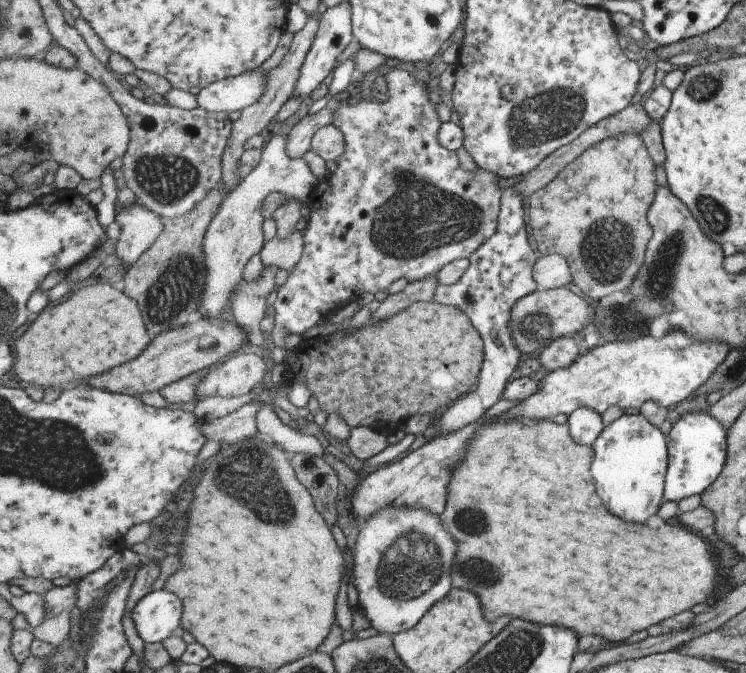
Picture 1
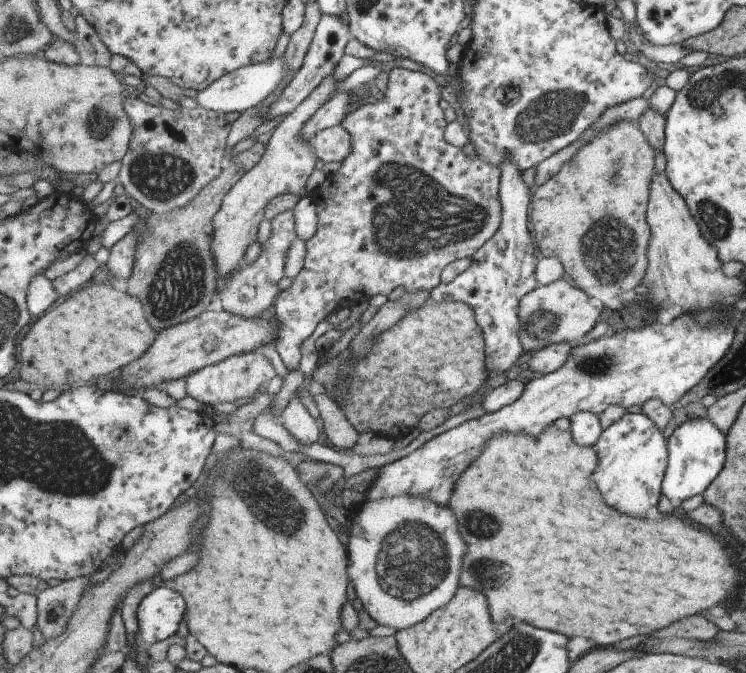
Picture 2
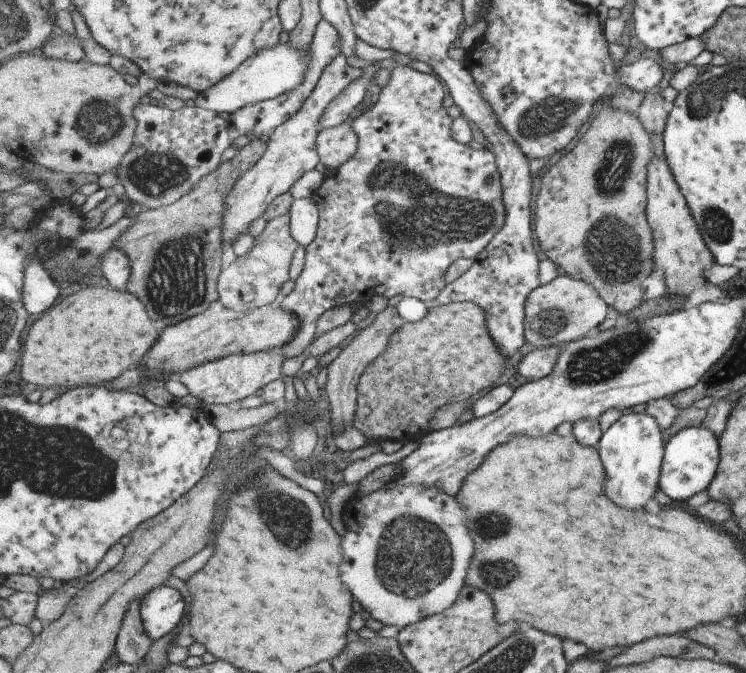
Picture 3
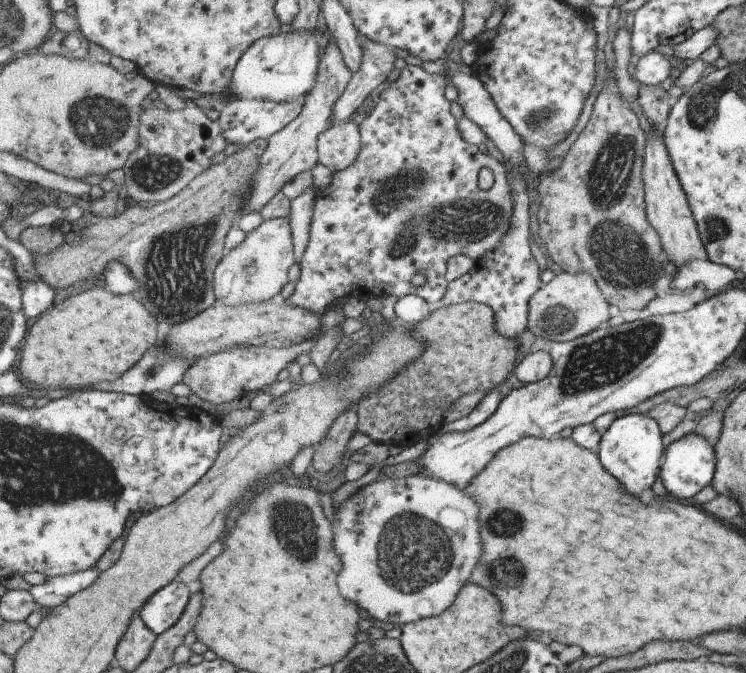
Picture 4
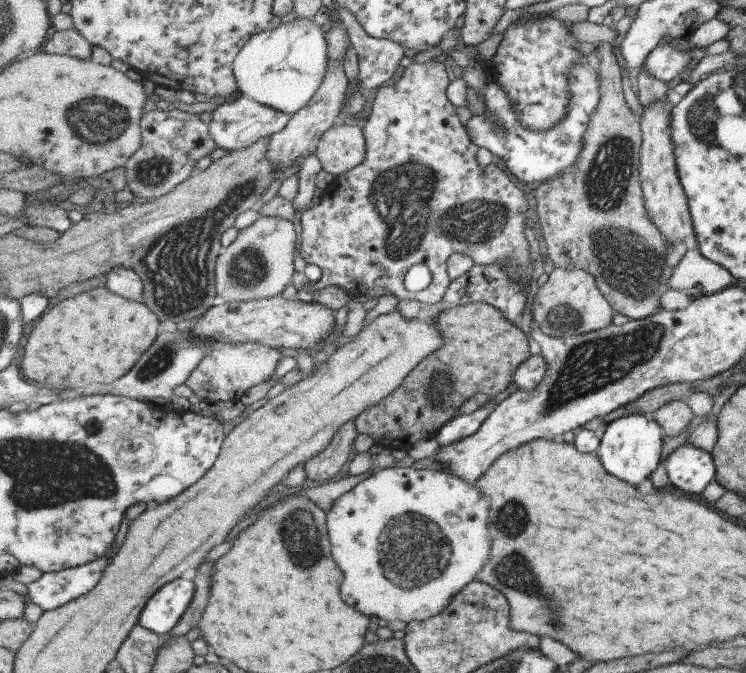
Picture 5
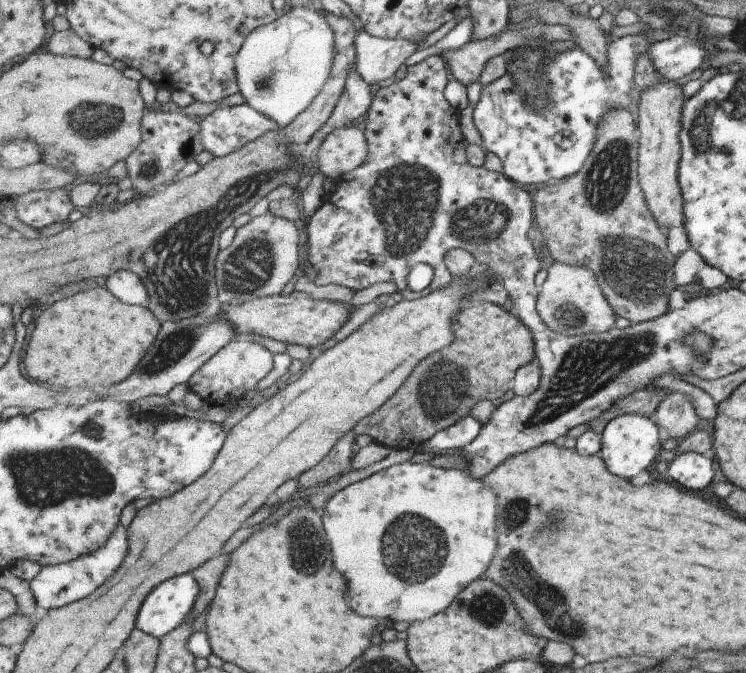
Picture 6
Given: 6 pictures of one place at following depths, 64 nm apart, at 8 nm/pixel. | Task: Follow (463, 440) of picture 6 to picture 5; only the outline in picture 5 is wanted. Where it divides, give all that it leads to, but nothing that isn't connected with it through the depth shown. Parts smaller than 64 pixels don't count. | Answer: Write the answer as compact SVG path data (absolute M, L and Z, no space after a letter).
M489 399L489 402L479 406L473 413L462 414L453 418L447 426L438 432L435 439L440 446L449 446L449 444L455 444L467 436L473 436L496 408L497 405L494 405L493 400Z

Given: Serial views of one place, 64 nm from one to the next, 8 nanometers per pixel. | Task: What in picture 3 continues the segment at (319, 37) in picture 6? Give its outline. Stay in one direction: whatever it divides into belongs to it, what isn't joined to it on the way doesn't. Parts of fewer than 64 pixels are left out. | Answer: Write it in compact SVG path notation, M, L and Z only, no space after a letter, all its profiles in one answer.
M279 41L271 48L265 48L236 68L234 72L223 78L222 82L211 86L209 90L198 93L196 104L213 112L227 112L229 115L237 112L239 108L251 106L277 96L283 96L289 90L295 90L305 82L305 76L309 72L311 62L311 49L299 50L291 44L281 44Z

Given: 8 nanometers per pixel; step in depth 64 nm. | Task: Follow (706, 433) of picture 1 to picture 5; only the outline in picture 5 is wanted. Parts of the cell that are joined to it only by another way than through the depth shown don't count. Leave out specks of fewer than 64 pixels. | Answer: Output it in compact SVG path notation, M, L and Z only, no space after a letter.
M686 441L667 454L663 464L669 481L667 486L693 496L701 494L715 476L710 453Z

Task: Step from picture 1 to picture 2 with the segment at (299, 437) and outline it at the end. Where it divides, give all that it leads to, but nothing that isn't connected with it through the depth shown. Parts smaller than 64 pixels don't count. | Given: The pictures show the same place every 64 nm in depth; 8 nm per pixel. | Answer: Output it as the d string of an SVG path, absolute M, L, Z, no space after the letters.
M474 405L472 409L469 409L467 411L463 410L459 412L458 414L452 415L451 417L448 417L447 419L444 420L444 422L441 423L441 425L434 427L433 429L429 431L421 431L419 435L411 441L406 447L403 449L400 449L399 451L393 451L389 452L389 454L384 454L384 455L371 455L371 456L359 456L358 454L353 453L349 458L345 458L343 462L339 462L339 458L341 458L341 454L339 452L335 452L335 448L330 448L327 446L323 446L319 444L319 442L315 442L315 444L309 444L309 446L305 446L305 444L301 444L289 430L287 430L287 426L285 426L283 420L279 418L278 416L275 416L269 412L263 412L261 413L258 417L257 420L255 421L255 427L253 427L253 432L255 434L259 434L259 436L267 438L269 440L272 440L275 442L280 450L282 452L286 451L288 454L292 453L300 453L309 456L311 459L316 459L317 461L322 461L325 463L330 463L335 466L341 466L343 470L345 470L345 474L343 476L345 477L351 477L347 476L347 470L355 464L355 462L359 462L361 466L363 466L364 471L366 468L376 468L379 469L389 463L393 463L397 459L403 458L403 456L407 456L407 454L413 452L415 449L419 448L423 443L426 443L428 440L432 439L433 437L442 434L445 431L448 431L450 429L453 429L454 427L458 427L459 425L463 424L465 421L470 421L471 419L475 419L478 417L482 417L484 415L491 414L492 412L487 412L484 408L479 407L478 405Z

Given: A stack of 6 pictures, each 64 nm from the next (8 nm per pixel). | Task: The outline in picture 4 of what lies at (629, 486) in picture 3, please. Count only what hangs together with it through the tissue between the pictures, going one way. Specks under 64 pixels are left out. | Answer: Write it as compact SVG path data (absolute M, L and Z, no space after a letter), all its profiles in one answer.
M629 414L615 419L602 435L600 446L597 450L604 467L619 479L619 482L627 484L635 496L639 496L643 490L651 489L655 478L660 476L663 454L663 431L658 420L649 414Z

